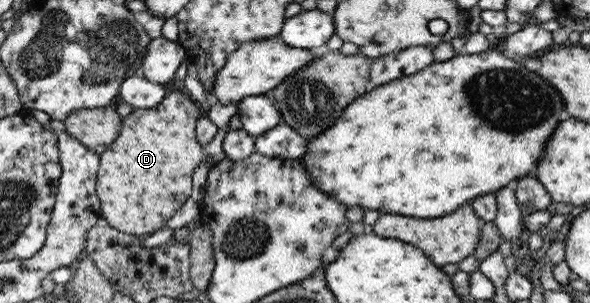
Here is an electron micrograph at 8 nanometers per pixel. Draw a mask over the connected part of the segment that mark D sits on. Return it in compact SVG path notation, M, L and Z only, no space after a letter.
M167 91L157 106L132 109L122 118L117 138L98 155L95 194L103 223L134 237L145 237L164 227L175 210L189 198L191 174L203 160L203 145L197 142L195 134L195 124L201 115L199 106L191 98L177 91Z

